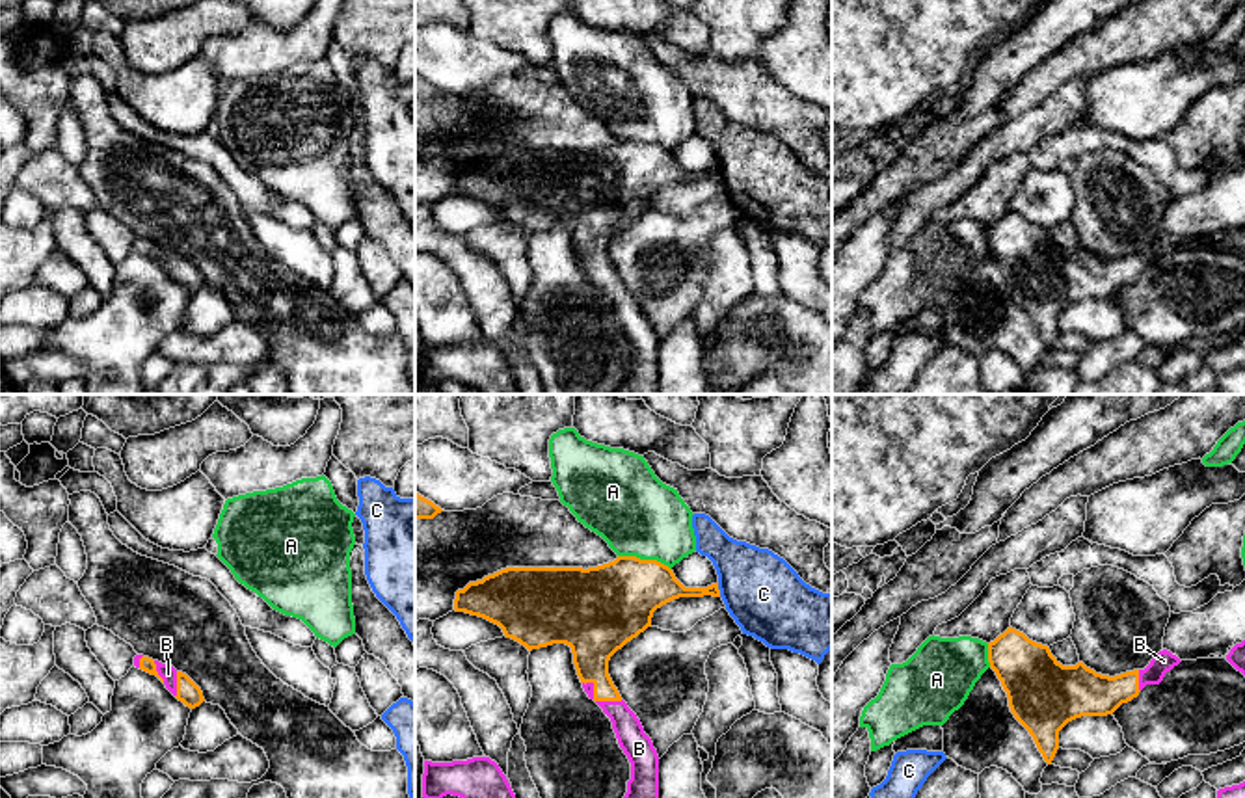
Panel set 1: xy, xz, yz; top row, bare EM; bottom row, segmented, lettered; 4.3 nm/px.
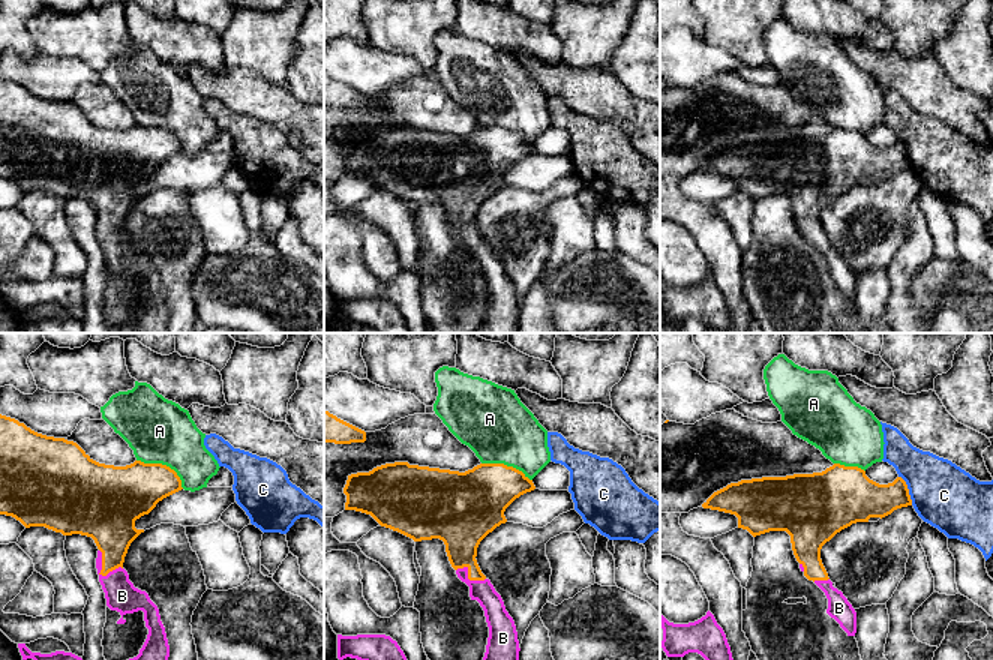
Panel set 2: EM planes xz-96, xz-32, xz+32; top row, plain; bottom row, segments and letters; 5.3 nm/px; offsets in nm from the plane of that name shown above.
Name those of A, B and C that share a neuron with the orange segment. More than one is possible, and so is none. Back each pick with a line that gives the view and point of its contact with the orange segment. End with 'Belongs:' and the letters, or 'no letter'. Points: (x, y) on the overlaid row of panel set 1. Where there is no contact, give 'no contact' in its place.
B: contact xz (598, 700)
Belongs: B

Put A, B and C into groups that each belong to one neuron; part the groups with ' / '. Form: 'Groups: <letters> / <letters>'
Groups: A / B / C

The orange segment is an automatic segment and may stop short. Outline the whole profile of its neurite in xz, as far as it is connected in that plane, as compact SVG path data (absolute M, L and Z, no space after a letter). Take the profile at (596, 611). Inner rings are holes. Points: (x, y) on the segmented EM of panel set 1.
M618 556L597 567L506 567L456 592L454 610L499 625L506 638L529 651L553 644L571 647L573 664L584 692L610 718L618 744L631 763L623 798L659 798L659 755L636 714L622 699L609 675L610 657L648 627L663 605L679 597L720 597L718 582L685 588L674 571L657 560Z

